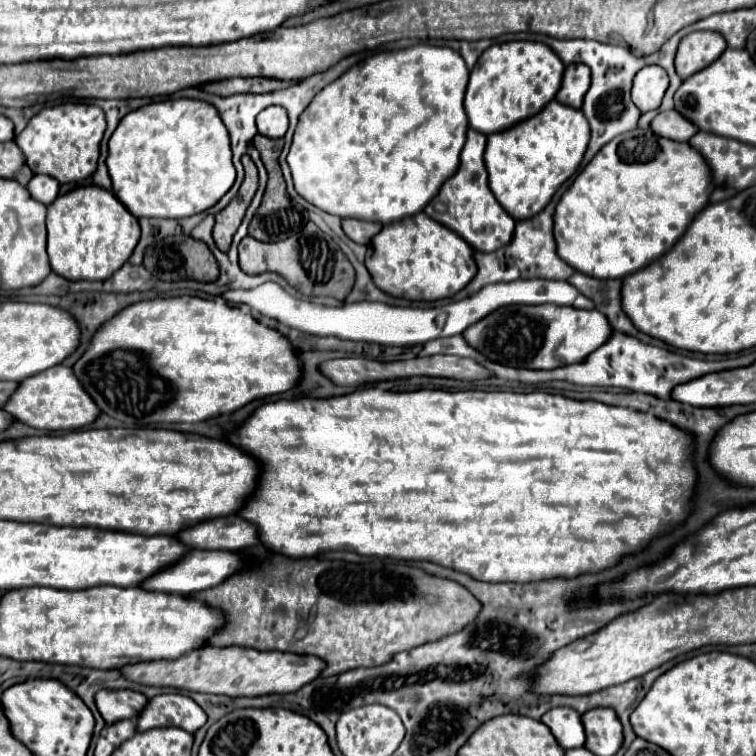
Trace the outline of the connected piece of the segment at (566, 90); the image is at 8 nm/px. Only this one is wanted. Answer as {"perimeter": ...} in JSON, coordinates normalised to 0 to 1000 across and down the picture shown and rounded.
{"perimeter":[[[770,83],[751,86],[746,94],[746,107],[735,123],[735,134],[754,139],[759,144],[770,142],[770,131],[780,115],[780,91]]]}

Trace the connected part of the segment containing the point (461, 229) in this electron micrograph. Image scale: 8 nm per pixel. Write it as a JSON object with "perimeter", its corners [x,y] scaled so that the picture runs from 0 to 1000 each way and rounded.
{"perimeter":[[[619,171],[619,187],[608,202],[608,221],[606,226],[585,245],[579,255],[579,266],[590,271],[590,282],[579,282],[574,276],[574,269],[566,269],[561,282],[593,303],[603,306],[614,319],[622,321],[622,327],[648,335],[653,329],[661,329],[664,324],[675,321],[675,313],[680,308],[680,290],[661,274],[656,261],[651,258],[646,247],[646,229],[640,221],[640,194],[643,194],[643,179],[632,176],[627,171]]]}

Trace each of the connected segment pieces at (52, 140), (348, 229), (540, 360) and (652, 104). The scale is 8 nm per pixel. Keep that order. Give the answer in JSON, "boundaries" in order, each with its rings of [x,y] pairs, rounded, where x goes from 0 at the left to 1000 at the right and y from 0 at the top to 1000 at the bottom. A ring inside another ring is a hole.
{"boundaries":[[[[82,136],[48,149],[37,160],[34,171],[21,181],[21,192],[29,197],[42,229],[58,229],[74,234],[79,242],[95,242],[116,237],[127,226],[138,173],[140,157],[130,139]]],[[[452,290],[452,300],[455,300],[455,308],[468,321],[479,321],[479,324],[487,324],[492,319],[492,313],[505,303],[503,295],[476,292],[476,290]]],[[[675,403],[664,406],[643,425],[616,435],[616,451],[638,464],[648,478],[696,488],[735,488],[765,480],[799,456],[810,433],[791,409],[759,409],[741,403]]],[[[870,86],[852,89],[839,102],[836,134],[849,149],[870,144],[881,118],[884,118],[884,99],[881,99],[881,94],[876,89],[870,89]]]]}

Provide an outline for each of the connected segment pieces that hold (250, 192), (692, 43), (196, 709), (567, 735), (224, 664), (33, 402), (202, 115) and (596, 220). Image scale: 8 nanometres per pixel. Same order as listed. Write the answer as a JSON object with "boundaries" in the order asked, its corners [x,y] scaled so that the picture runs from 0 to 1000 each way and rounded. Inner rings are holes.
{"boundaries":[[[[323,205],[320,218],[323,218],[323,226],[325,226],[325,234],[317,245],[317,253],[304,266],[304,271],[286,284],[286,295],[283,295],[283,303],[280,303],[286,327],[296,335],[299,335],[299,329],[304,329],[307,313],[310,313],[315,298],[320,295],[323,282],[325,282],[325,276],[328,276],[328,271],[331,271],[331,266],[333,266],[333,261],[341,250],[341,226],[339,226],[336,213],[328,205]]],[[[921,41],[899,54],[894,70],[894,97],[902,104],[929,94],[960,67],[960,54],[947,41]]],[[[206,919],[196,927],[183,948],[183,967],[206,962],[238,962],[249,970],[259,970],[272,956],[272,946],[265,933],[246,919]]],[[[733,935],[728,938],[720,948],[717,956],[725,959],[735,980],[746,991],[759,991],[770,988],[775,975],[772,975],[772,962],[767,954],[767,943],[759,940],[757,935]]],[[[267,856],[235,874],[193,874],[161,885],[164,896],[188,906],[233,909],[262,917],[283,917],[299,922],[344,922],[360,917],[389,917],[410,901],[421,898],[429,874],[415,866],[389,866],[370,861],[339,861],[320,856]]],[[[74,483],[66,485],[63,491],[56,491],[50,496],[37,499],[29,507],[29,515],[19,522],[19,530],[8,536],[11,546],[19,546],[19,552],[45,567],[58,567],[58,570],[103,570],[130,554],[135,546],[124,528],[114,520],[103,499],[95,493],[93,485]]],[[[220,131],[169,149],[148,176],[143,197],[140,218],[148,237],[148,255],[177,287],[254,287],[286,271],[312,237],[302,173],[288,144],[262,131]]],[[[849,171],[828,173],[817,181],[812,181],[804,192],[799,192],[786,205],[786,210],[770,224],[770,229],[759,237],[754,250],[738,266],[735,282],[733,282],[733,313],[735,313],[735,324],[738,324],[738,337],[751,351],[757,351],[762,358],[780,361],[780,366],[828,366],[828,364],[836,364],[836,361],[852,356],[854,351],[860,351],[862,345],[868,345],[870,340],[876,340],[878,335],[884,335],[892,327],[892,321],[905,311],[905,306],[915,295],[918,284],[926,282],[926,276],[931,276],[937,271],[939,253],[942,253],[942,229],[934,221],[934,210],[929,208],[929,202],[923,202],[923,197],[918,197],[913,189],[897,189],[897,187],[889,187],[889,184],[873,181],[862,173],[849,173]]]]}

